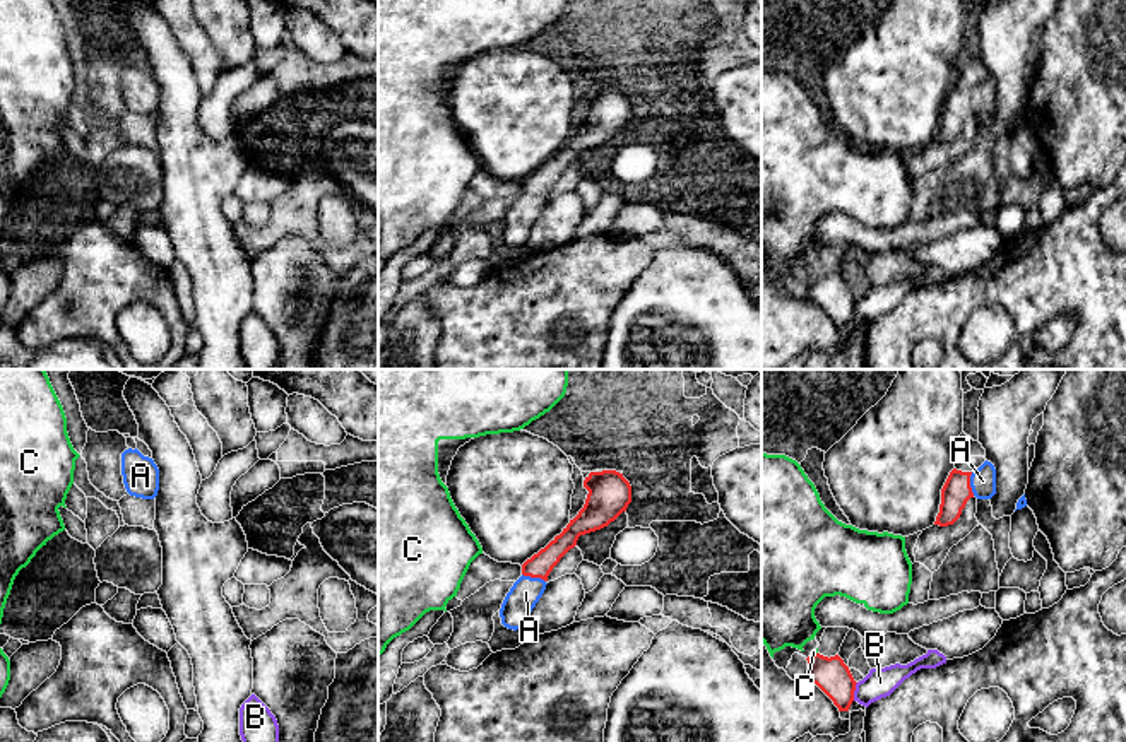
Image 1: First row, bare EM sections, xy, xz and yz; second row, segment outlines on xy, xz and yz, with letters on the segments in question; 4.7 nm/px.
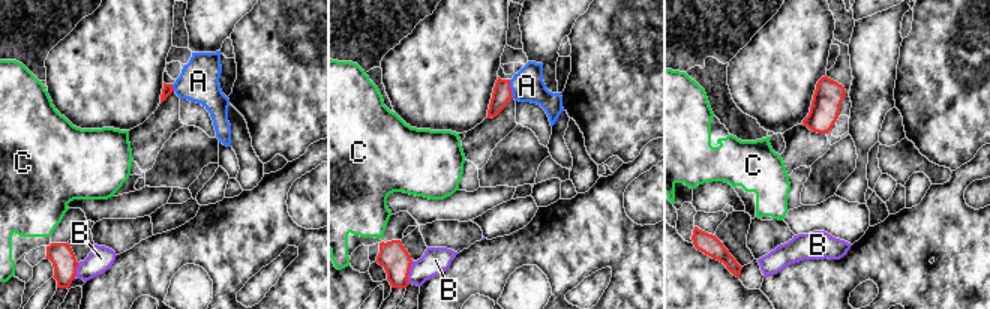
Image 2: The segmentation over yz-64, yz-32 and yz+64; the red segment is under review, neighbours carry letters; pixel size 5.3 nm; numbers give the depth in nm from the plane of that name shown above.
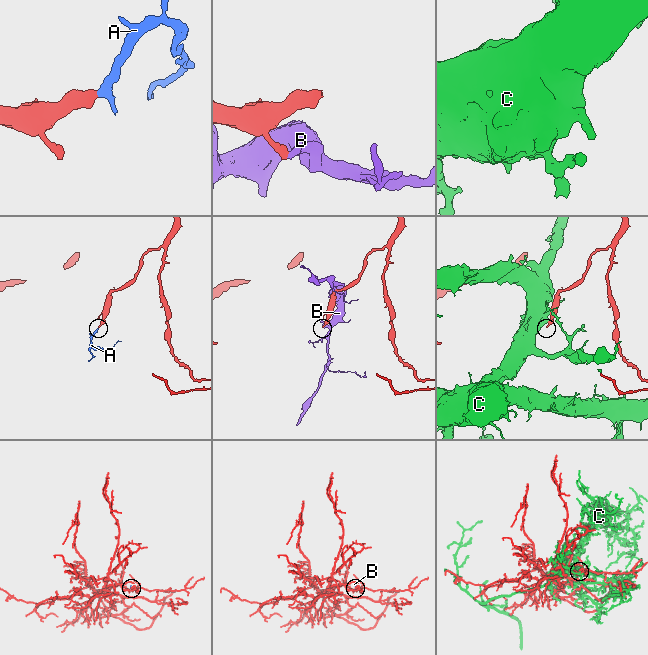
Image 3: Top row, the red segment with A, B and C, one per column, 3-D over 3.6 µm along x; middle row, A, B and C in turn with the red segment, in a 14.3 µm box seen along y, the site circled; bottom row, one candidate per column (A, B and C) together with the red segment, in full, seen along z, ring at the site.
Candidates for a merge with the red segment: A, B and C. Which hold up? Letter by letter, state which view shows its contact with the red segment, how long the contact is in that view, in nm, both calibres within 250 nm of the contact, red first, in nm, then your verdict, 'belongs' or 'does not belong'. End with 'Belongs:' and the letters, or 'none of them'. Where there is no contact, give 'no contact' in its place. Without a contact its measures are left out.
A: meets red in xz; contact 120 nm long; 110 nm thick on the red side, 140 nm on the other; belongs
B: meets red in yz; contact 90 nm long; 170 nm thick on the red side, 140 nm on the other; does not belong
C: meets red in yz; contact 40 nm long; 170 nm thick on the red side, 20 nm on the other; does not belong
Belongs: A

